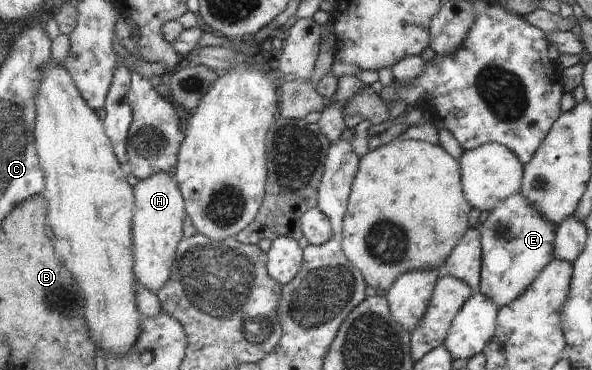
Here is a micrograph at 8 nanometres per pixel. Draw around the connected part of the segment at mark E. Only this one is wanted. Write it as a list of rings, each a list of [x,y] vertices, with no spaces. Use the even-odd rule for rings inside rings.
[[[520,192],[489,211],[480,234],[482,263],[478,291],[491,298],[498,309],[517,300],[554,259],[555,226],[545,220]]]

